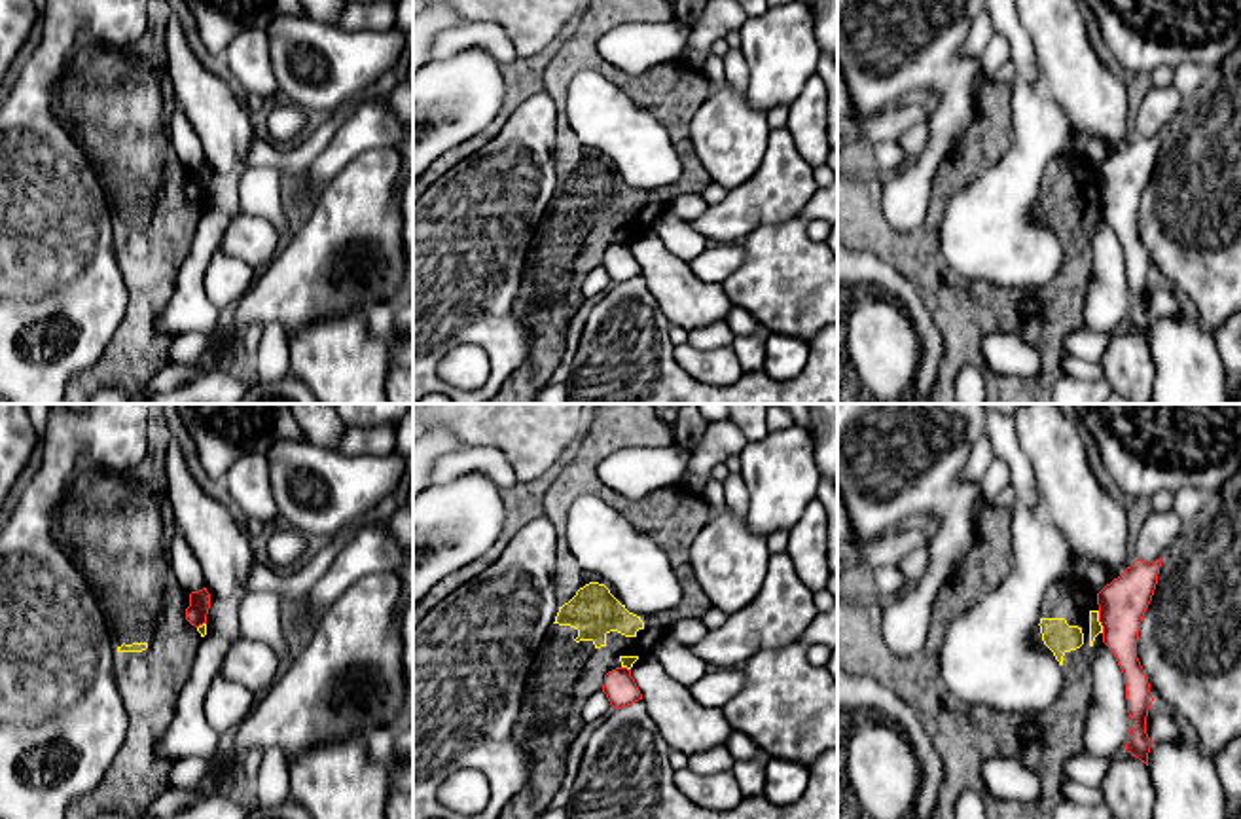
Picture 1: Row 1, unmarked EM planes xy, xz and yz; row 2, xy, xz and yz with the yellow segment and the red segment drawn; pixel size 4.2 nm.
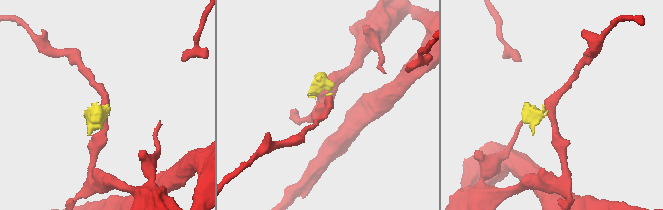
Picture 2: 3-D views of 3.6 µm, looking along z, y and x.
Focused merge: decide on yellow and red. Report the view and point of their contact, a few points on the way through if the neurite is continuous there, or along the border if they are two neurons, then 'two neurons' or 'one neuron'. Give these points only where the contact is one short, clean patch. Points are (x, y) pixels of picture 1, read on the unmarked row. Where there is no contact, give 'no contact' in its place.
yz (1099, 198) | along yz (1097, 186), (1103, 207) | two neurons

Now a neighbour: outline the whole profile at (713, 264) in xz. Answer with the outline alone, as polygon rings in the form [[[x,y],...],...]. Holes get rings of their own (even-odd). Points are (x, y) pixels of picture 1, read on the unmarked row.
[[[739,241],[739,243],[707,246],[688,264],[697,279],[709,284],[722,284],[722,281],[743,264],[743,258],[745,250]]]

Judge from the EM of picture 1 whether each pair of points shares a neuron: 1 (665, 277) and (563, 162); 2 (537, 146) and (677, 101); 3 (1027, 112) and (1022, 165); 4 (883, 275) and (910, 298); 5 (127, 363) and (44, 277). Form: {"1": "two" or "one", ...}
{"1": "two", "2": "two", "3": "one", "4": "one", "5": "two"}

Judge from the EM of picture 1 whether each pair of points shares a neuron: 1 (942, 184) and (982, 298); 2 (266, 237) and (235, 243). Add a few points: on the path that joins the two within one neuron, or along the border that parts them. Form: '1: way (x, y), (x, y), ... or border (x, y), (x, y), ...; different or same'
1: way (935, 217), (929, 230), (929, 260), (950, 281); same
2: way (258, 237), (243, 239); same

